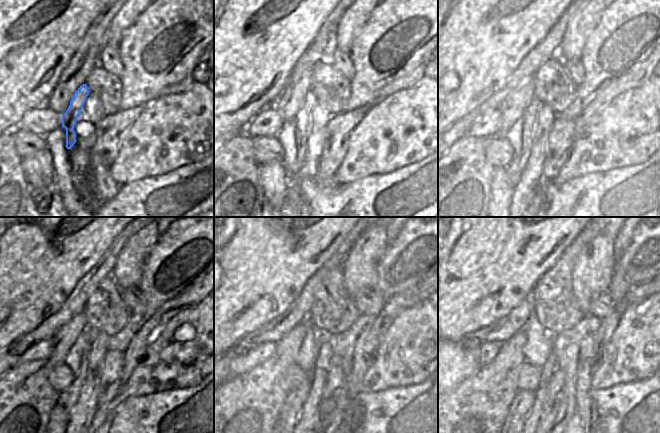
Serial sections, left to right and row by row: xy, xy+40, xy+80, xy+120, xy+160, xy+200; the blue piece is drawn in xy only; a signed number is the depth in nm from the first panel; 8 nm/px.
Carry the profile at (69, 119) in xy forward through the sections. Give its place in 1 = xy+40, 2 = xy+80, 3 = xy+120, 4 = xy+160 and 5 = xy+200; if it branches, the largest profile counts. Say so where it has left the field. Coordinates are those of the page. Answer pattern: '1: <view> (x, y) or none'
1: xy+40 (303, 126)
2: xy+80 (514, 170)
3: xy+120 (68, 398)
4: xy+160 (292, 408)
5: xy+200 (521, 405)

